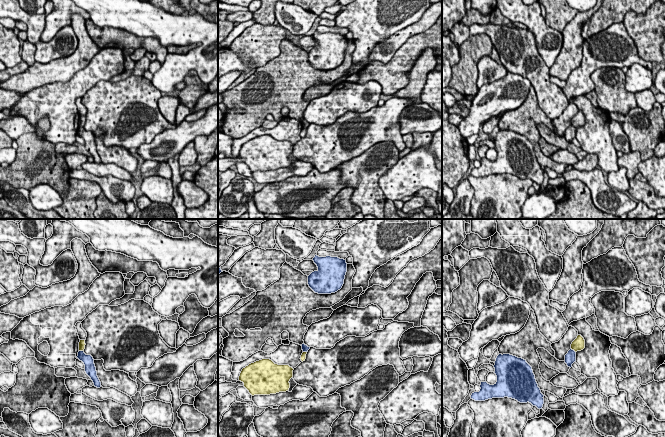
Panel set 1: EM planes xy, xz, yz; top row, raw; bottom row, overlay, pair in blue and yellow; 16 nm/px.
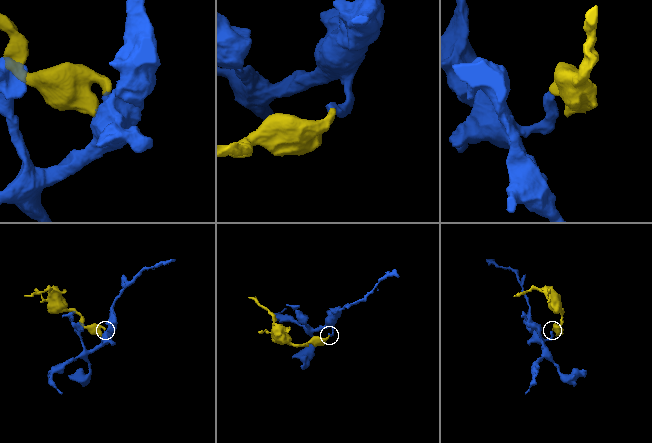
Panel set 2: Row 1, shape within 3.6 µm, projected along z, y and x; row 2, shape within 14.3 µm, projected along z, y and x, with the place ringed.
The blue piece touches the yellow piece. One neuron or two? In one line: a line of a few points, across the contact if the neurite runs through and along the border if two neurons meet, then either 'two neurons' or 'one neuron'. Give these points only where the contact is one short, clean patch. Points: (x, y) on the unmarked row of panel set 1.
xy (79, 126), (83, 127) | two neurons

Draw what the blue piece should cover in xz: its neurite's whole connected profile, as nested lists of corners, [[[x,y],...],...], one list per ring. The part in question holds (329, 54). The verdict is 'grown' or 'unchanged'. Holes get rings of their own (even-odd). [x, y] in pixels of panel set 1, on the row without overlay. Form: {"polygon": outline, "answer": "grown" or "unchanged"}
{"polygon": [[[315,31],[313,37],[318,46],[308,52],[309,63],[318,70],[331,70],[340,66],[347,48],[346,36]]], "answer": "unchanged"}

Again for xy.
{"polygon": [[[79,127],[77,134],[84,139],[85,148],[93,157],[94,162],[100,164],[101,158],[97,152],[97,147],[96,147],[93,133],[91,131],[86,131],[84,127]]], "answer": "unchanged"}

